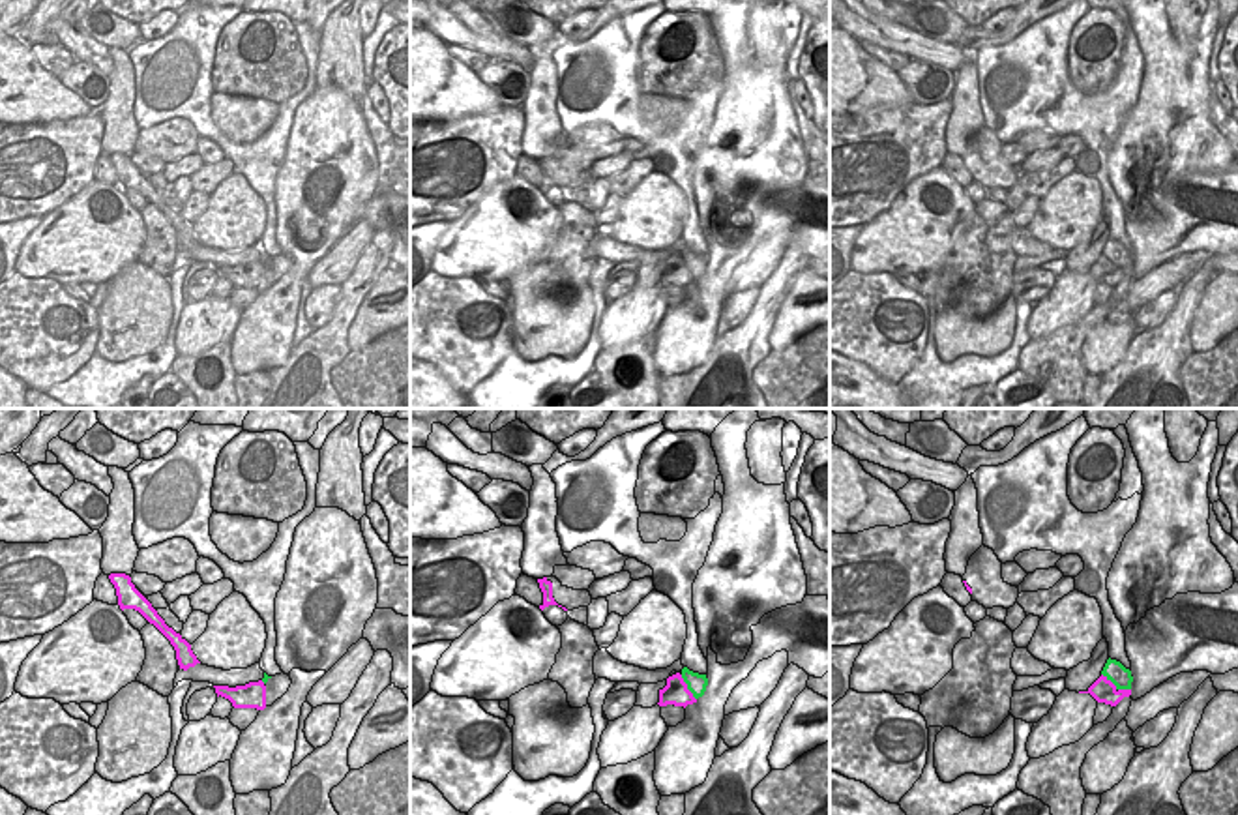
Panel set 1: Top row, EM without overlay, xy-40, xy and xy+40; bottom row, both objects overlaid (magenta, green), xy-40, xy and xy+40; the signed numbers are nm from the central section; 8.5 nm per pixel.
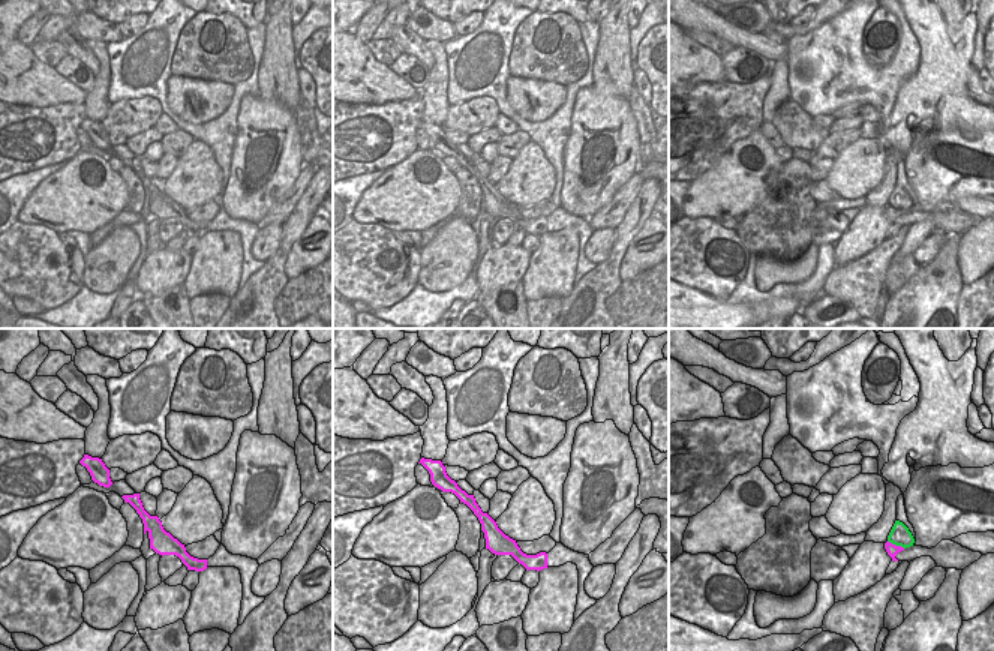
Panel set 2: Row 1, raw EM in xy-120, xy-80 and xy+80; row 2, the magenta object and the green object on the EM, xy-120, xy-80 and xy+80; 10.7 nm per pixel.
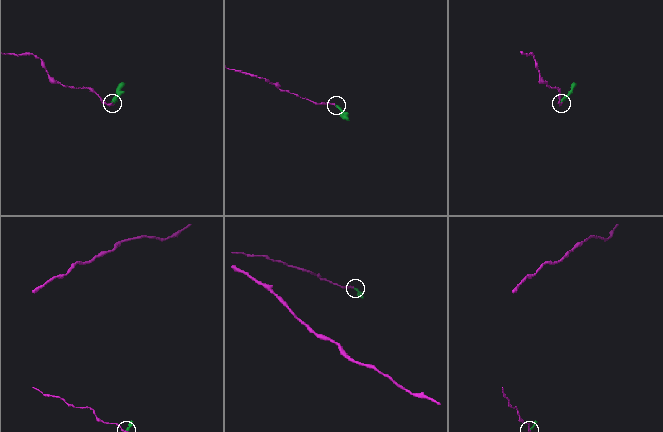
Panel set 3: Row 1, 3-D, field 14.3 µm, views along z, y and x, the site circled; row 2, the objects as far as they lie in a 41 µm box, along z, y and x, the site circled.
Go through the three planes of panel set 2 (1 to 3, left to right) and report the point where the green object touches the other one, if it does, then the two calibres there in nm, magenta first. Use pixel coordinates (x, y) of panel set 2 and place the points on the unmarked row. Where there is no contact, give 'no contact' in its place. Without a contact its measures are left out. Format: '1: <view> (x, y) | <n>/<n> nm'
1: no contact
2: no contact
3: xy+80 (897, 210) | 120/220 nm

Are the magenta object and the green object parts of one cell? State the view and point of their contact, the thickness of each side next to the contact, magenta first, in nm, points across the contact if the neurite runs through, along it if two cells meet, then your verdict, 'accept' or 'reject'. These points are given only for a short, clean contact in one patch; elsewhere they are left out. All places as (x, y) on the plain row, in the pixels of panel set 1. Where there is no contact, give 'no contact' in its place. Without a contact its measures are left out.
meets magenta in xy+40 at (1115, 266); 200 nm thick on the magenta side, 180 nm on the other; accept

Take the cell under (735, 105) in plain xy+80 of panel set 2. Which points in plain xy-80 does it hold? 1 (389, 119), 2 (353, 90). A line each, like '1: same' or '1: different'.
1: same
2: different

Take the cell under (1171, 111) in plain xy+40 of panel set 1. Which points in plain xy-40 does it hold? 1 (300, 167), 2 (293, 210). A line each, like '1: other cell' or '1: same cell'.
1: same cell
2: same cell

